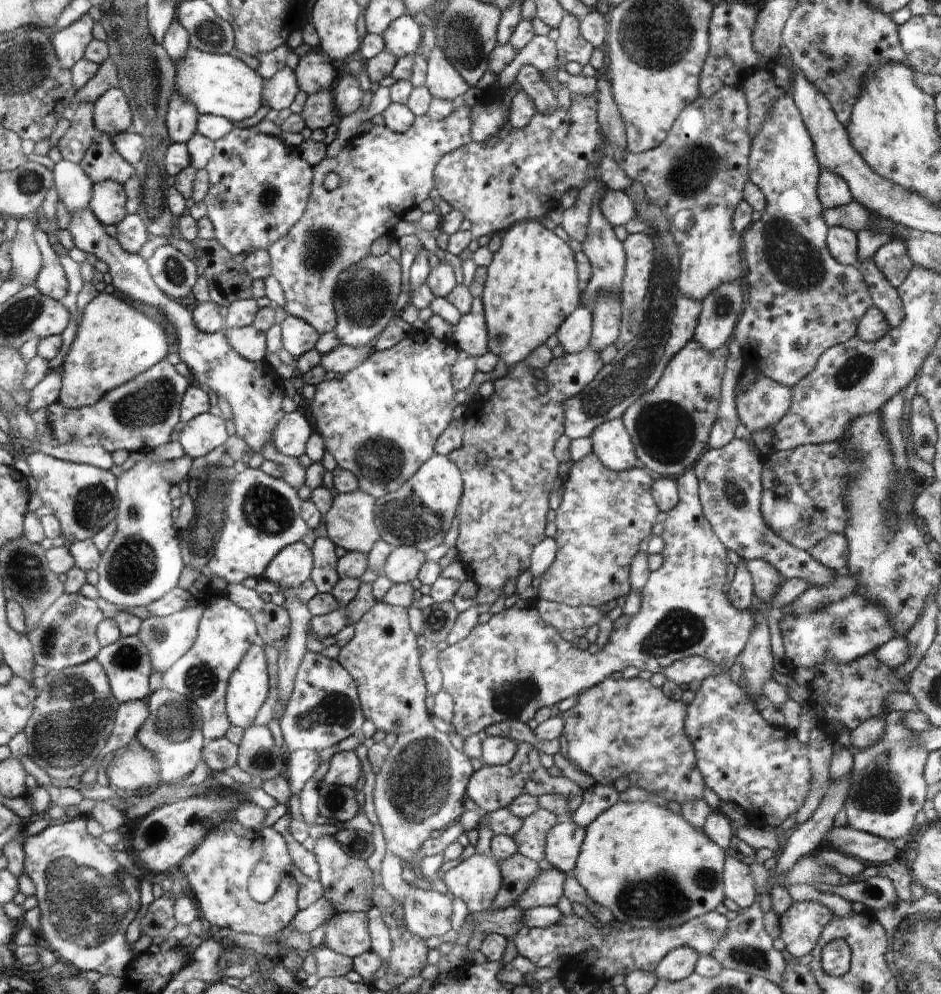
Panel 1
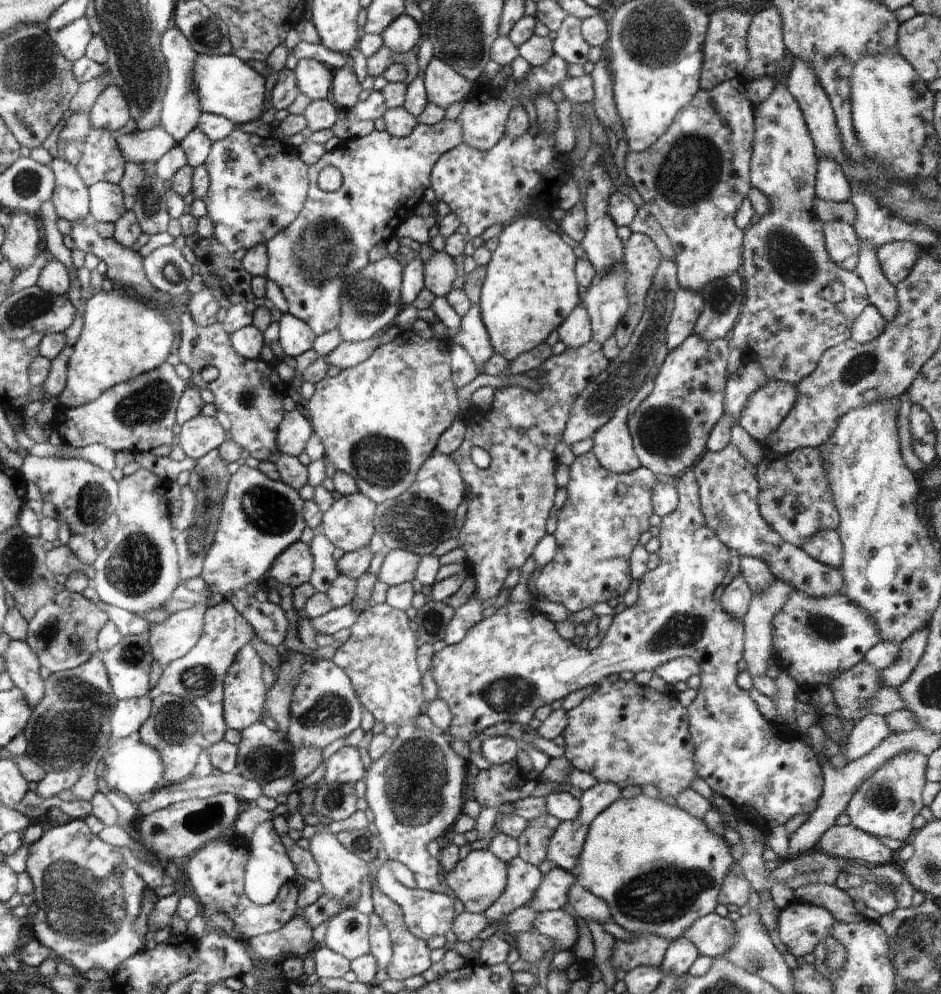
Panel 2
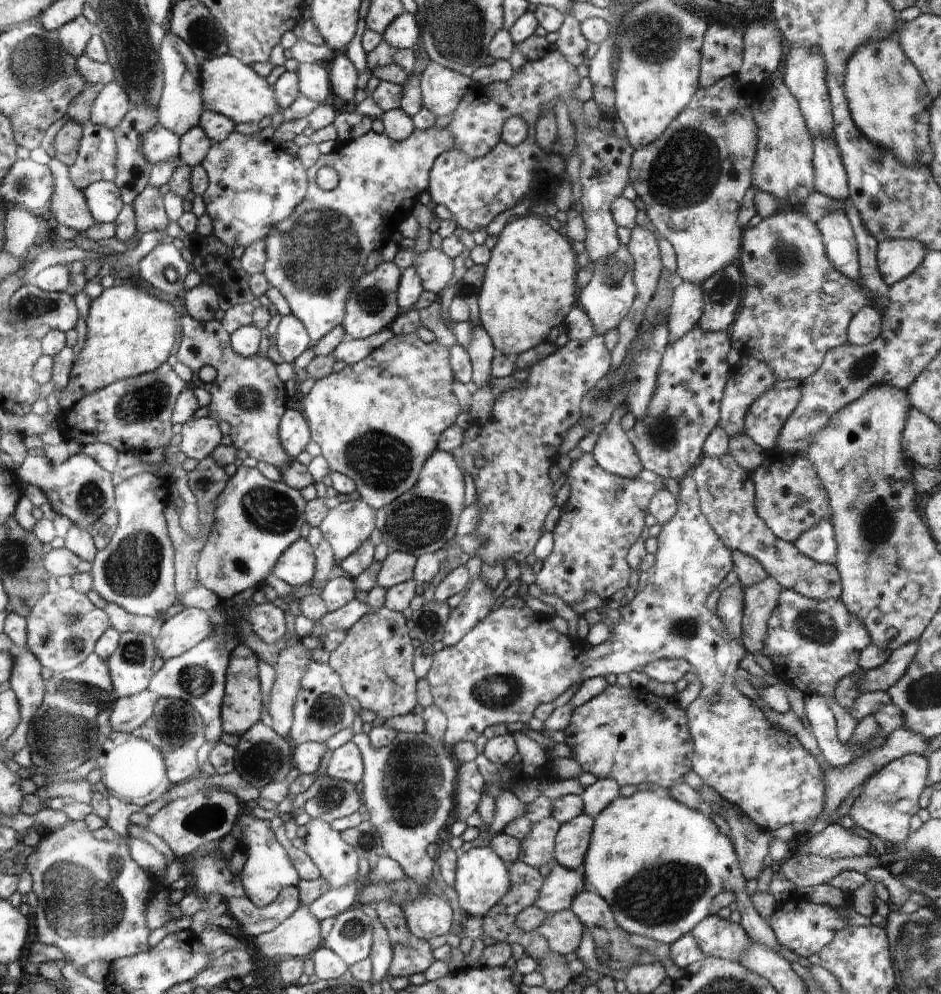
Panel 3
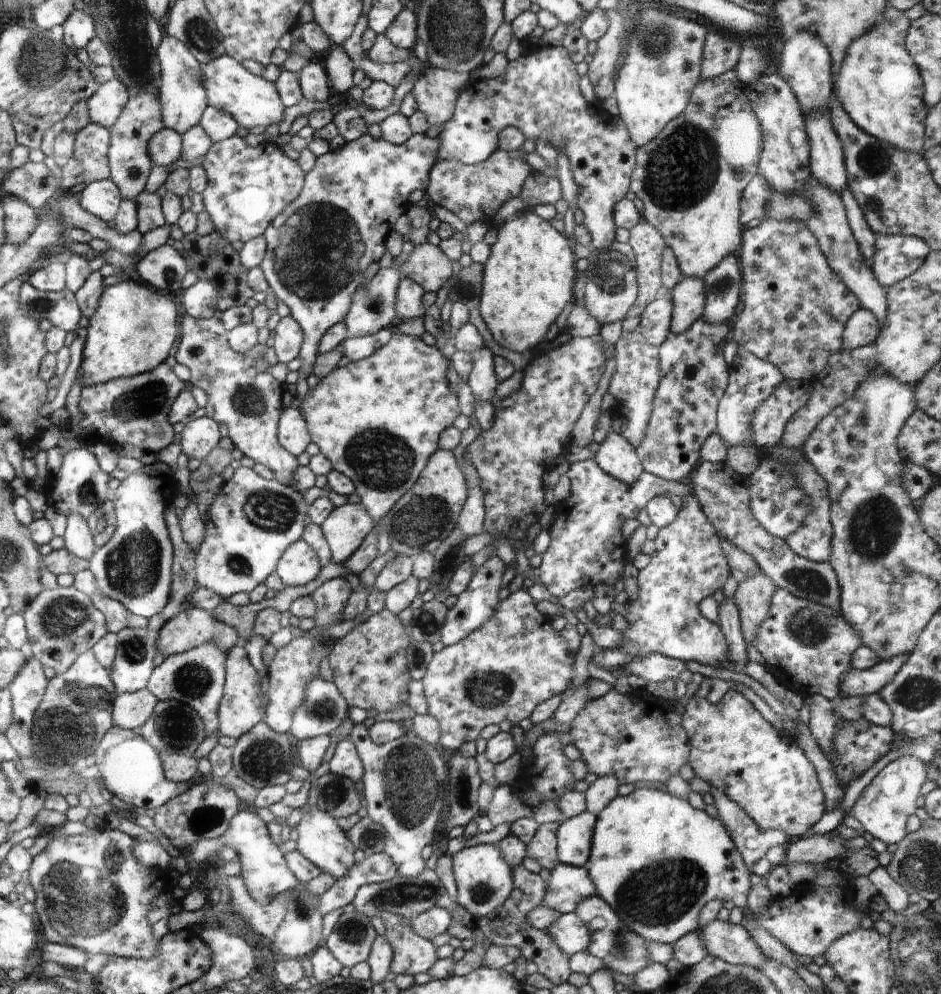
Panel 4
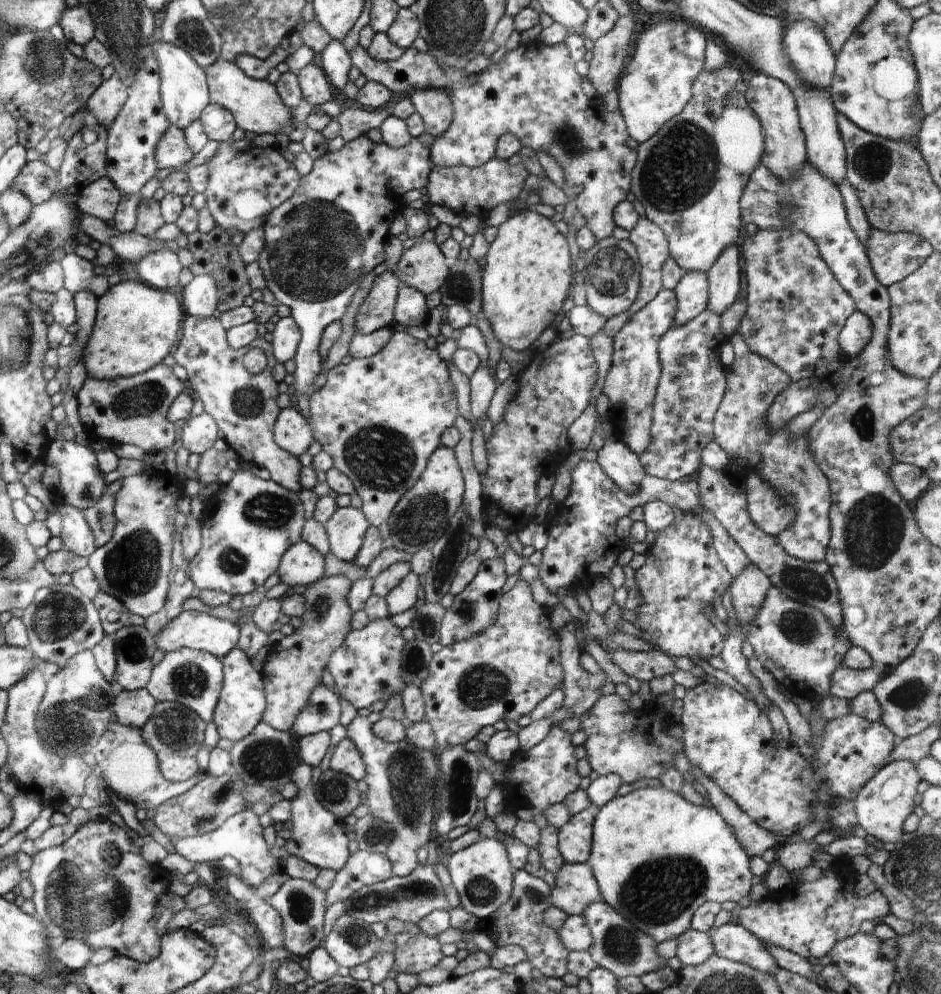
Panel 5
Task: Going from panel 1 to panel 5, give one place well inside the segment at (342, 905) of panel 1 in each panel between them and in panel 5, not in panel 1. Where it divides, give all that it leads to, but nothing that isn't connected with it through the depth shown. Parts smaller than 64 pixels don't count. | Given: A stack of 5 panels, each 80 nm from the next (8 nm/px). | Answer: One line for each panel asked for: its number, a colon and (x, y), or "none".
2: (341, 872)
3: (336, 861)
4: (321, 840)
5: (318, 838)

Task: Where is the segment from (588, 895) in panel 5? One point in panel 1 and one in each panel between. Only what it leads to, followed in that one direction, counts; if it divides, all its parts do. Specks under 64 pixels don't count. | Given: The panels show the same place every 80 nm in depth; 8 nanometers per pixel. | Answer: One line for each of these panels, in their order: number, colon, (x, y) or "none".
1: (546, 890)
2: (552, 894)
3: (561, 885)
4: (567, 886)

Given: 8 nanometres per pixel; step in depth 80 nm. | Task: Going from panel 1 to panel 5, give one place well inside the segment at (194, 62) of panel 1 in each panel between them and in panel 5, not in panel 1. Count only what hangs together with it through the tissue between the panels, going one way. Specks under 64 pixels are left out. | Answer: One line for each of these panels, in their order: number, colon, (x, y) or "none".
2: (226, 86)
3: (229, 87)
4: (250, 100)
5: (256, 105)

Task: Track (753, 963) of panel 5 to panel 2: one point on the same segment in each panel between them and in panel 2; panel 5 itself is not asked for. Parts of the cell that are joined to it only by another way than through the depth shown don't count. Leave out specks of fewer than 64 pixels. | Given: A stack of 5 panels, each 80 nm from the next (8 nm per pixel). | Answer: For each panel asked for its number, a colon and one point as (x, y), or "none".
2: (713, 935)
3: (720, 938)
4: (731, 943)

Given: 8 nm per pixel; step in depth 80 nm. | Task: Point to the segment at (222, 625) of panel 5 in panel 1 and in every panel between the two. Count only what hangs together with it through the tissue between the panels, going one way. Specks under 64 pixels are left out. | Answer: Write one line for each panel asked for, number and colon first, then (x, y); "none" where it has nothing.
1: (169, 638)
2: (173, 638)
3: (179, 634)
4: (193, 628)

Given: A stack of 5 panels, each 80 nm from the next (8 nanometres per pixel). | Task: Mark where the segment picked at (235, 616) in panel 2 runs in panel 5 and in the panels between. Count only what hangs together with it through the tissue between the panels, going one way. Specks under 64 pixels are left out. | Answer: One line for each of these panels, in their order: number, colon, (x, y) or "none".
3: (197, 677)
4: (195, 678)
5: (190, 677)

